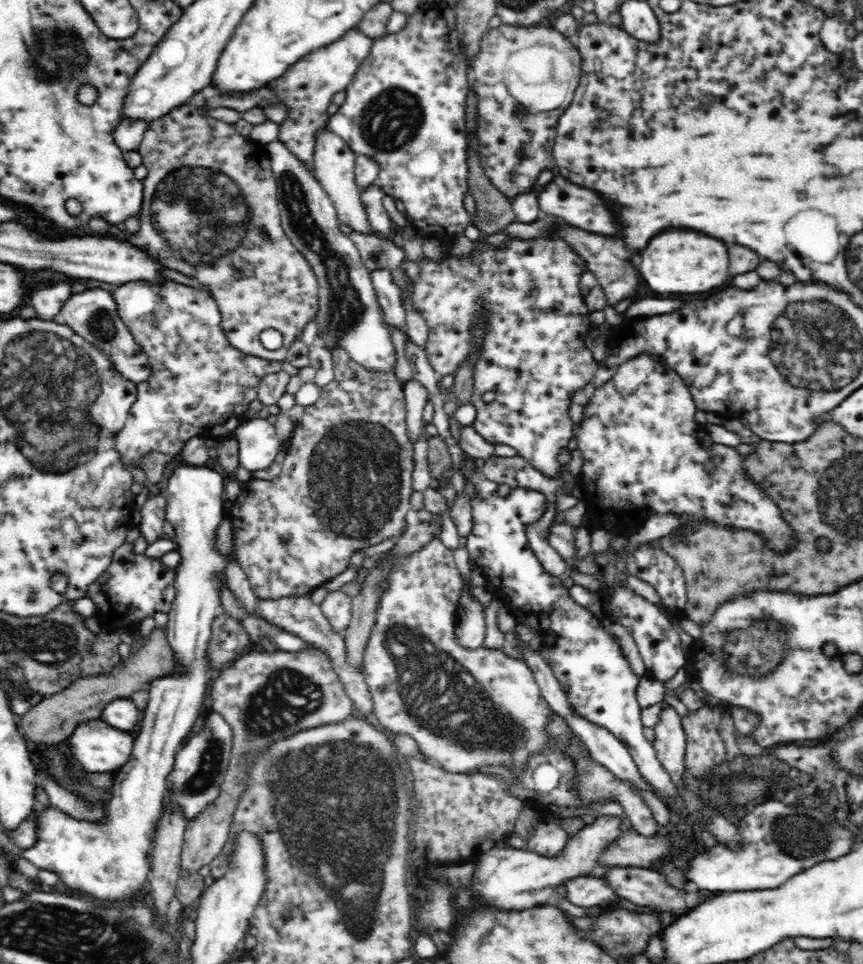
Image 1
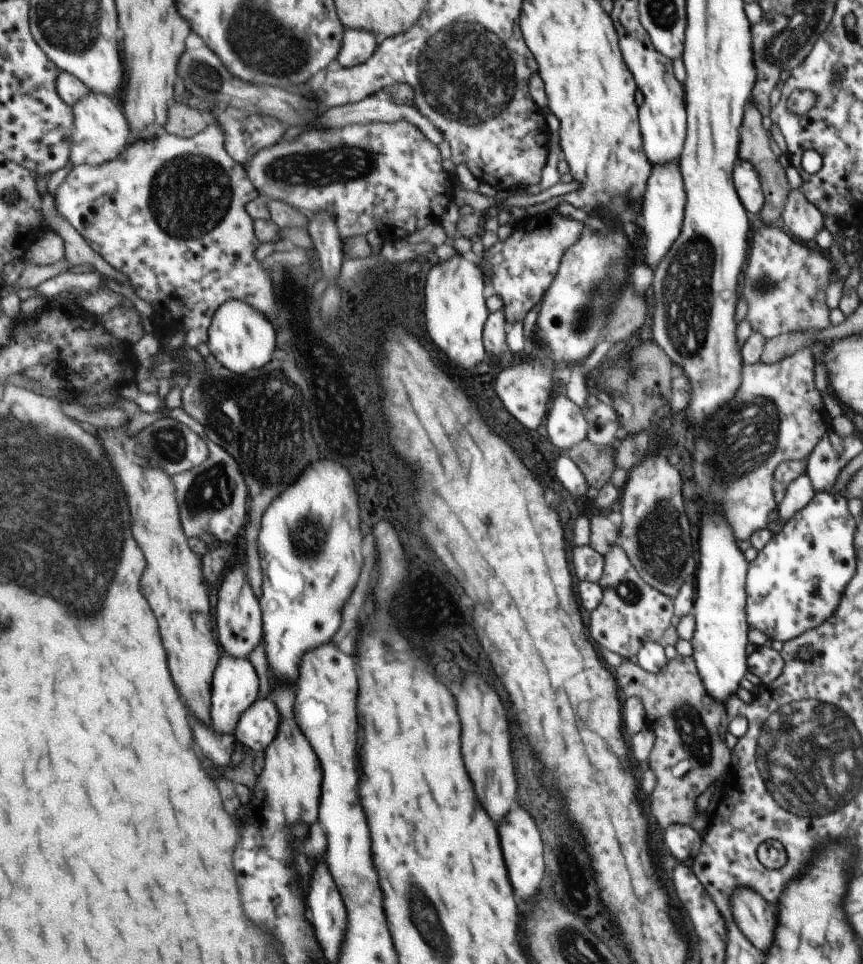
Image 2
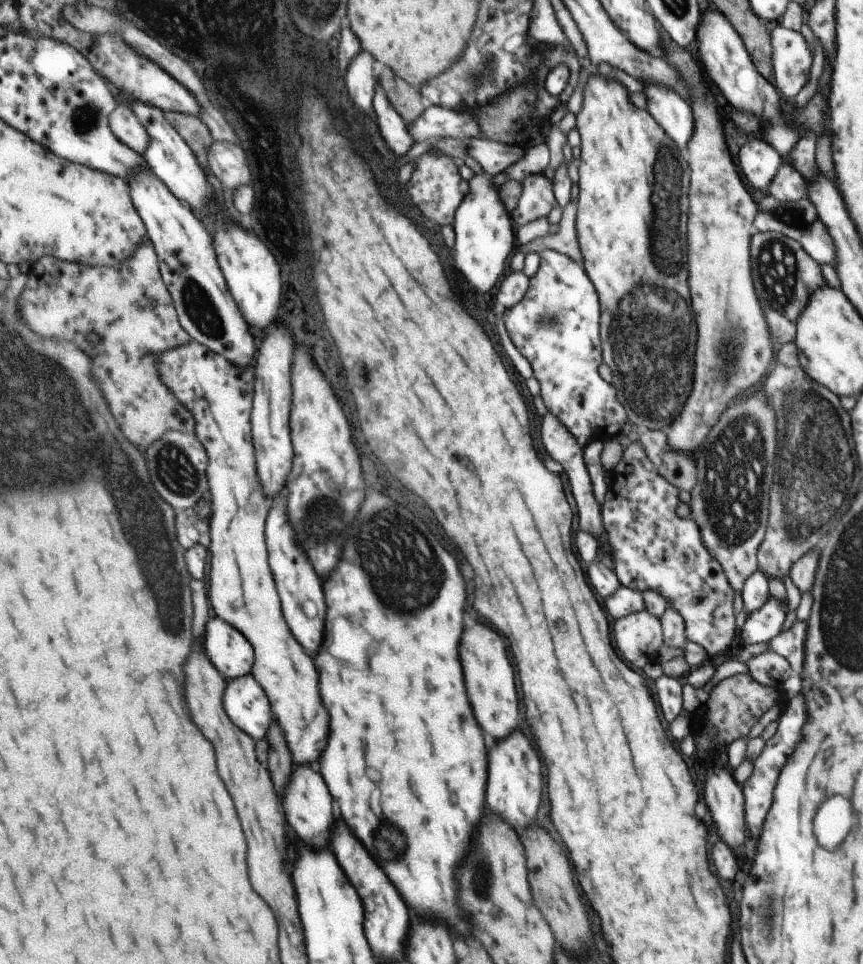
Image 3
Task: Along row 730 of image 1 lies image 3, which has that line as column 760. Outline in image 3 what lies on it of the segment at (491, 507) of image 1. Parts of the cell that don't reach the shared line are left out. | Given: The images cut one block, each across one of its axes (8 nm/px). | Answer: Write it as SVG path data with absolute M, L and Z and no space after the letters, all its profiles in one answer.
M769 598L769 602L763 608L759 608L759 612L747 616L741 628L741 640L745 644L759 644L777 638L785 622L785 606L787 604Z

